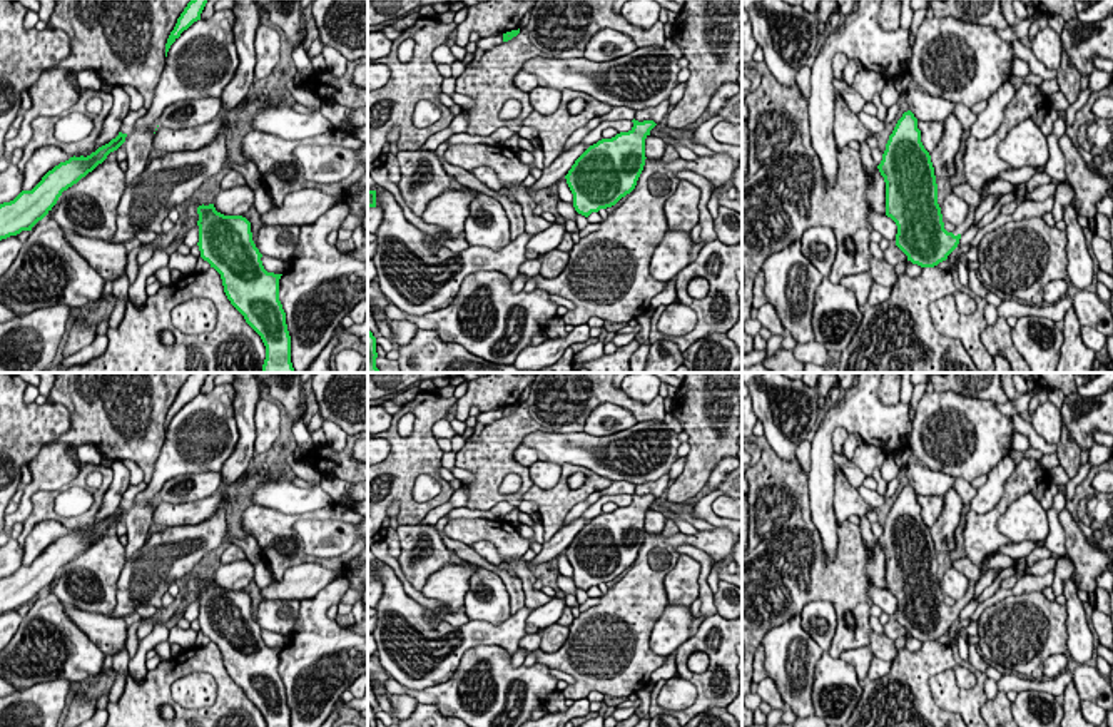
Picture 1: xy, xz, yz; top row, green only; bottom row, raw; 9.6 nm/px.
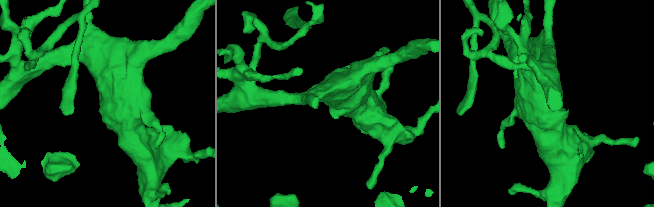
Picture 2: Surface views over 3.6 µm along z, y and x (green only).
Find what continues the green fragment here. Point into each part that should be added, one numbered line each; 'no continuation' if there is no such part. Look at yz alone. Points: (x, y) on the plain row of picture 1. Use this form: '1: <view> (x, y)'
1: yz (960, 604)

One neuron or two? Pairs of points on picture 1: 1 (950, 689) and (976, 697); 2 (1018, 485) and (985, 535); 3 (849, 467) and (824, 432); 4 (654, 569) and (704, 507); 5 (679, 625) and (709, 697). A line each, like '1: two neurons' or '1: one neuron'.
1: one neuron
2: one neuron
3: two neurons
4: two neurons
5: two neurons

